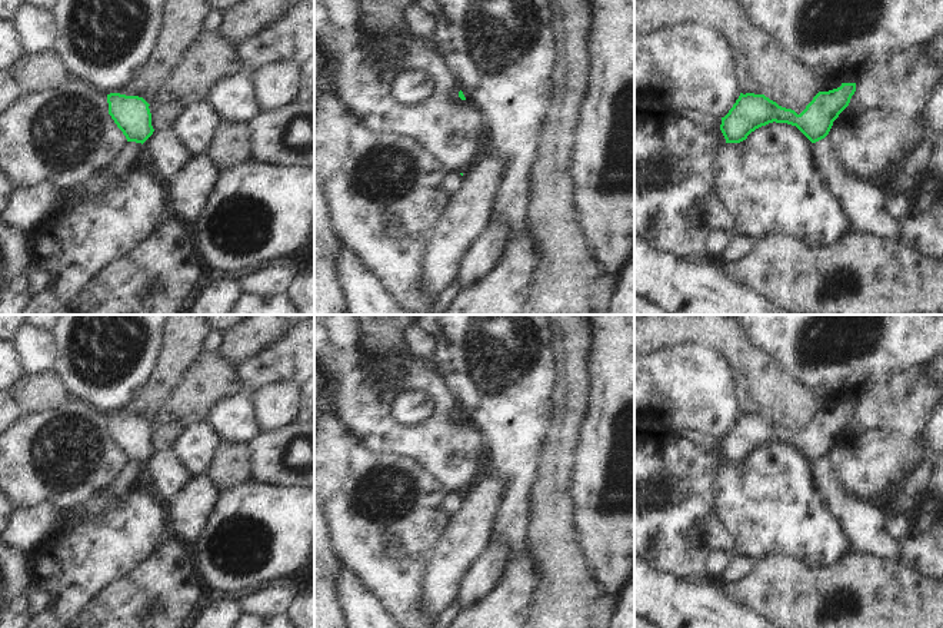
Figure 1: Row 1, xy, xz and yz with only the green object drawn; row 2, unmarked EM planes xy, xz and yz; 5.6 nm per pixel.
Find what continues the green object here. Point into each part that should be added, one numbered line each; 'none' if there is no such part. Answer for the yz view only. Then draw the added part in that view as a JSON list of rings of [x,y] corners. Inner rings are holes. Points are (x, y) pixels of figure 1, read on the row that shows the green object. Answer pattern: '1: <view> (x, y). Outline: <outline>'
1: yz (700, 119). Outline: [[[673,109],[677,116],[687,117],[690,122],[700,127],[720,127],[722,117],[714,117],[712,114],[704,114],[702,112],[692,112],[687,109]]]

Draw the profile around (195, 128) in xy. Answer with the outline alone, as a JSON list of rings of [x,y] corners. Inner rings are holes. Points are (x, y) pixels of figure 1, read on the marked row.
[[[194,103],[183,110],[174,122],[174,136],[196,157],[206,154],[220,119],[206,103]]]

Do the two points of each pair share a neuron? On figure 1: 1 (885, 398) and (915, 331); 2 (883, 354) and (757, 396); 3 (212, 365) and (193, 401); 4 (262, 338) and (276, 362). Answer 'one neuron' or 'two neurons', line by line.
1: two neurons
2: two neurons
3: one neuron
4: two neurons

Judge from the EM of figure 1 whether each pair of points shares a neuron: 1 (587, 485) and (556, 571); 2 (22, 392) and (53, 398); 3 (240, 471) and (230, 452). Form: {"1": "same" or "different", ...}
{"1": "different", "2": "same", "3": "same"}

